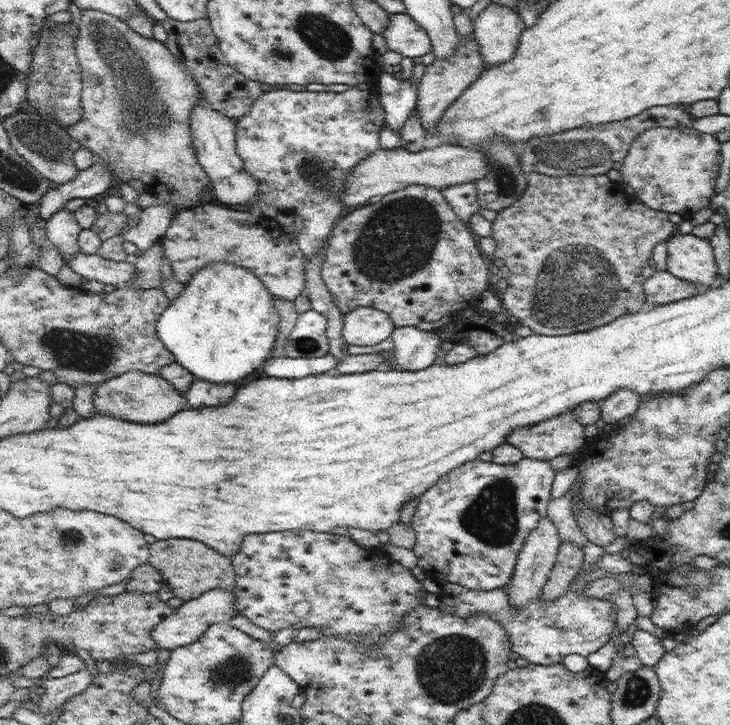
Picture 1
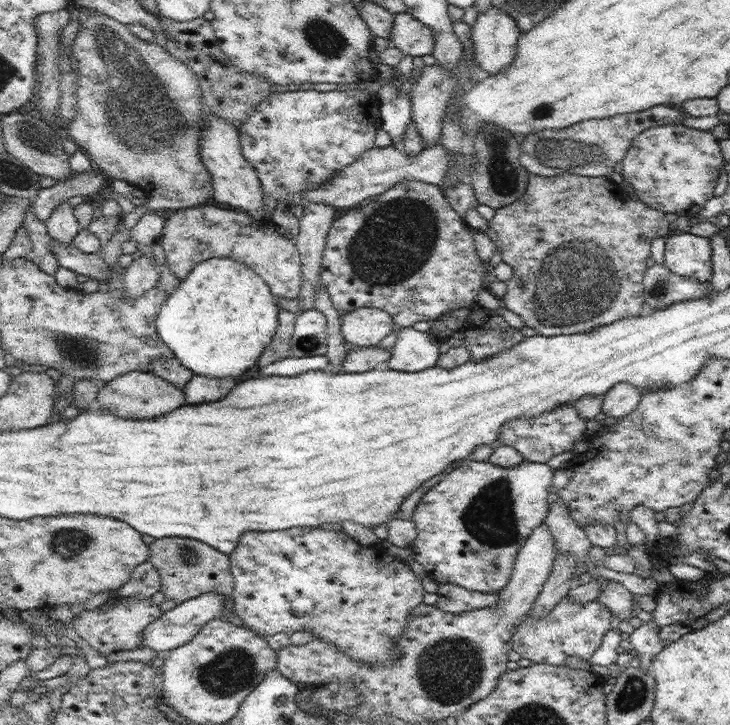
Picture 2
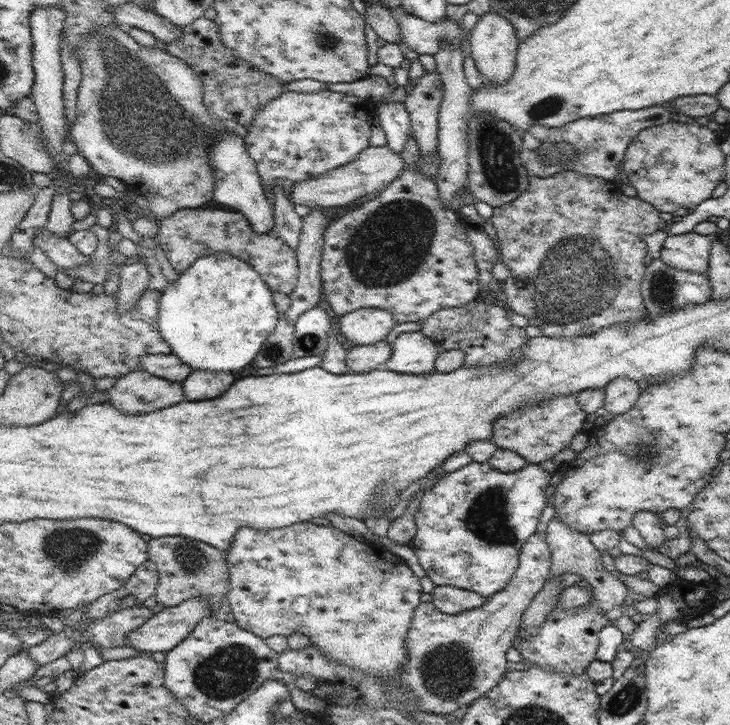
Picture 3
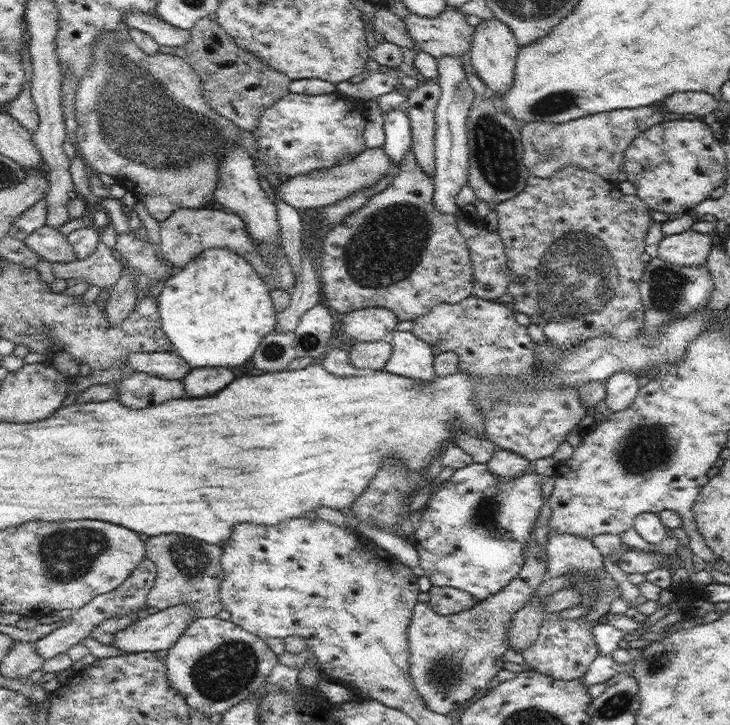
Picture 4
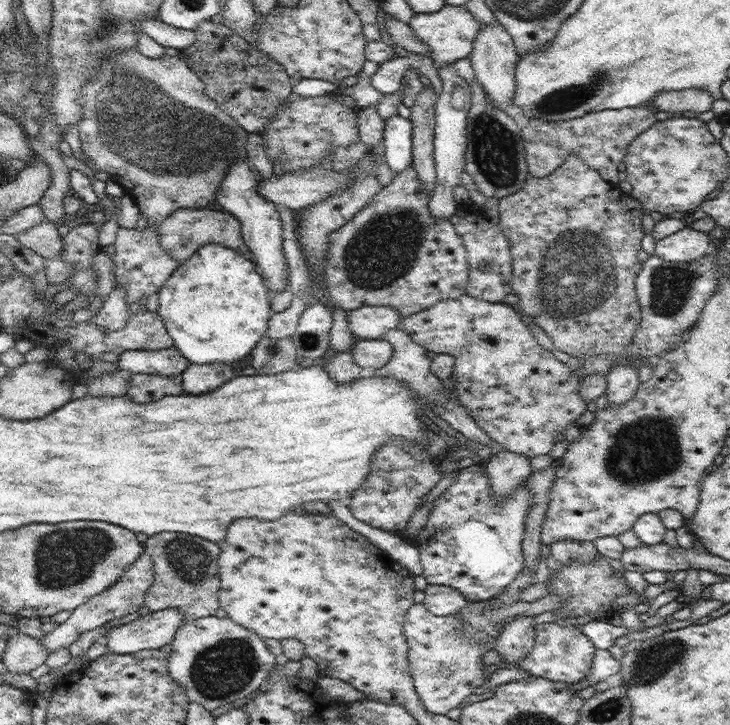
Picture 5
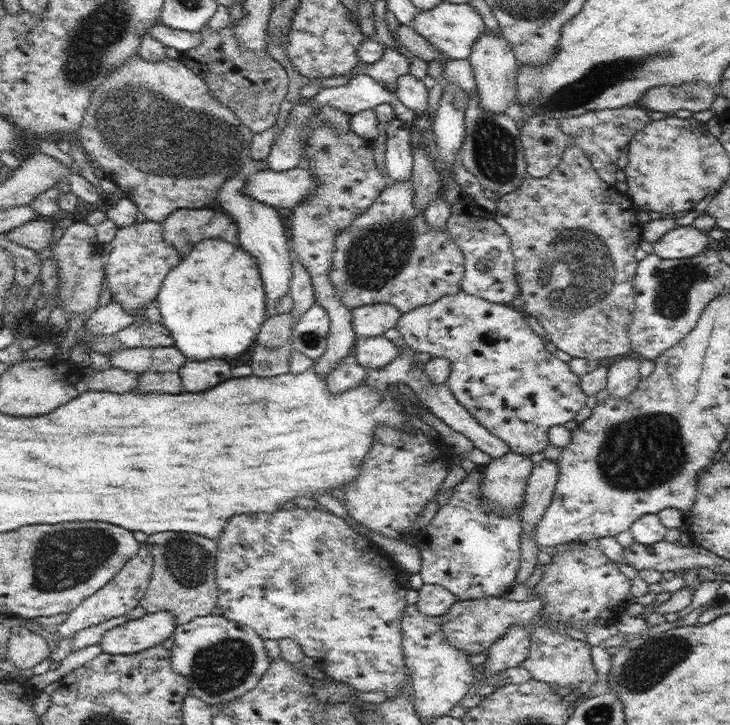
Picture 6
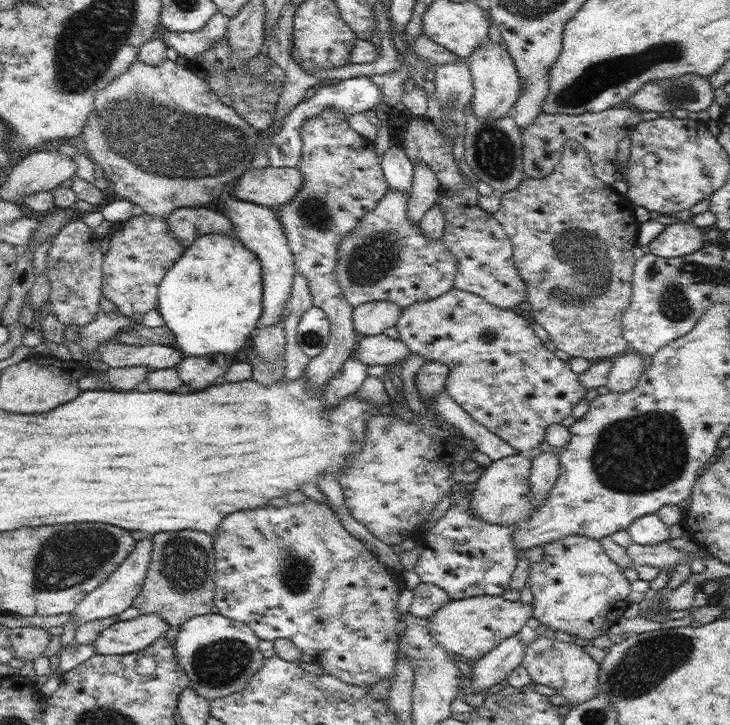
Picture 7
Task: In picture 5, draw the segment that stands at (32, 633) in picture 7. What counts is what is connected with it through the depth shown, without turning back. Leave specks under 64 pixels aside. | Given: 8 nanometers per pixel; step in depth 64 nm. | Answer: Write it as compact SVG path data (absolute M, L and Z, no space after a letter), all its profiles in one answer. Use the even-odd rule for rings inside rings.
M22 633L8 638L1 662L6 670L18 674L28 681L28 674L42 666L47 656L42 640L36 640Z

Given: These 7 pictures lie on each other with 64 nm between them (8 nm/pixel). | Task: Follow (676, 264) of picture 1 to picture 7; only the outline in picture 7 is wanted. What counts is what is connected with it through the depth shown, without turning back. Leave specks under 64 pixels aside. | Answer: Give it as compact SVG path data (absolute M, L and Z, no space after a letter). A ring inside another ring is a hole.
M693 223L669 224L648 246L651 253L664 258L692 254L706 243L703 229Z

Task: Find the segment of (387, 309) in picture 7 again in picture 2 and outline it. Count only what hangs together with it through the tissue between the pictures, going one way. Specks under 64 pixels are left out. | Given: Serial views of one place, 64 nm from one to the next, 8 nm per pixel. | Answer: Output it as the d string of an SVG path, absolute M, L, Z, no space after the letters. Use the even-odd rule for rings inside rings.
M357 308L341 319L341 331L349 346L377 346L397 328L392 316L381 308Z

